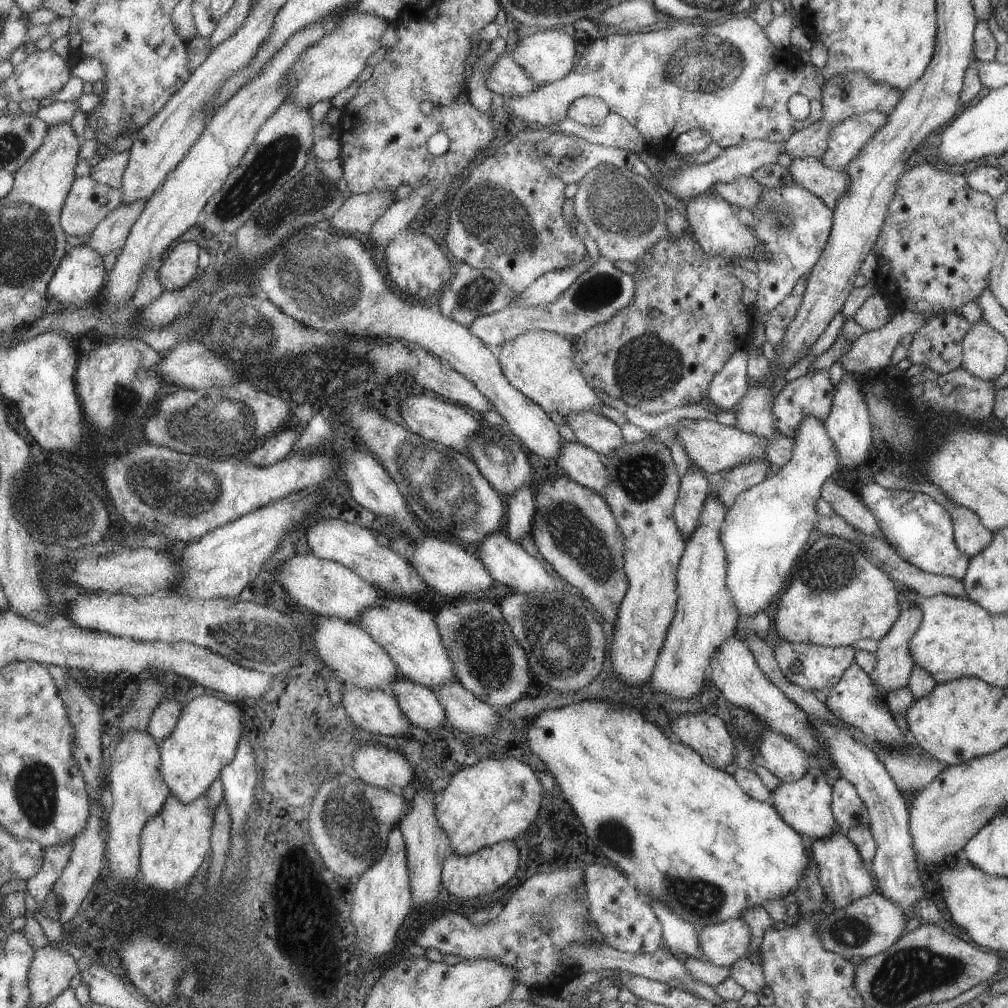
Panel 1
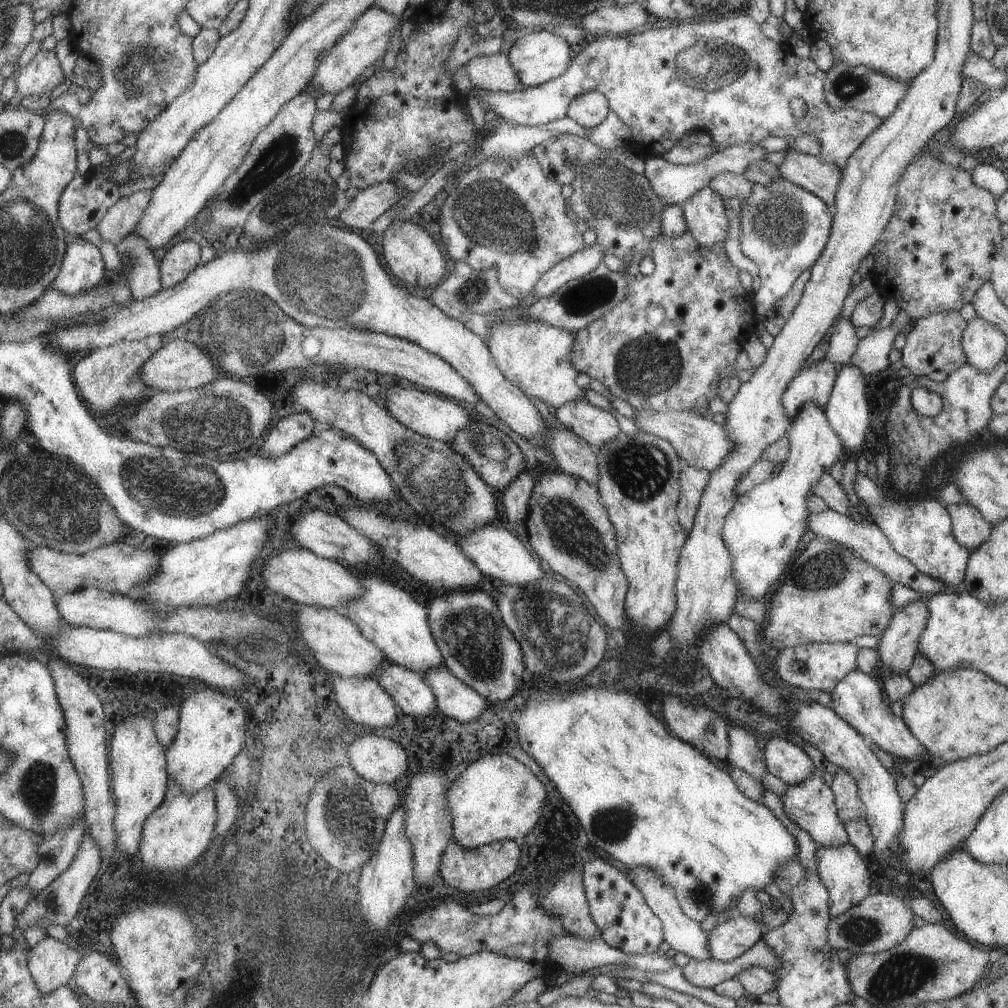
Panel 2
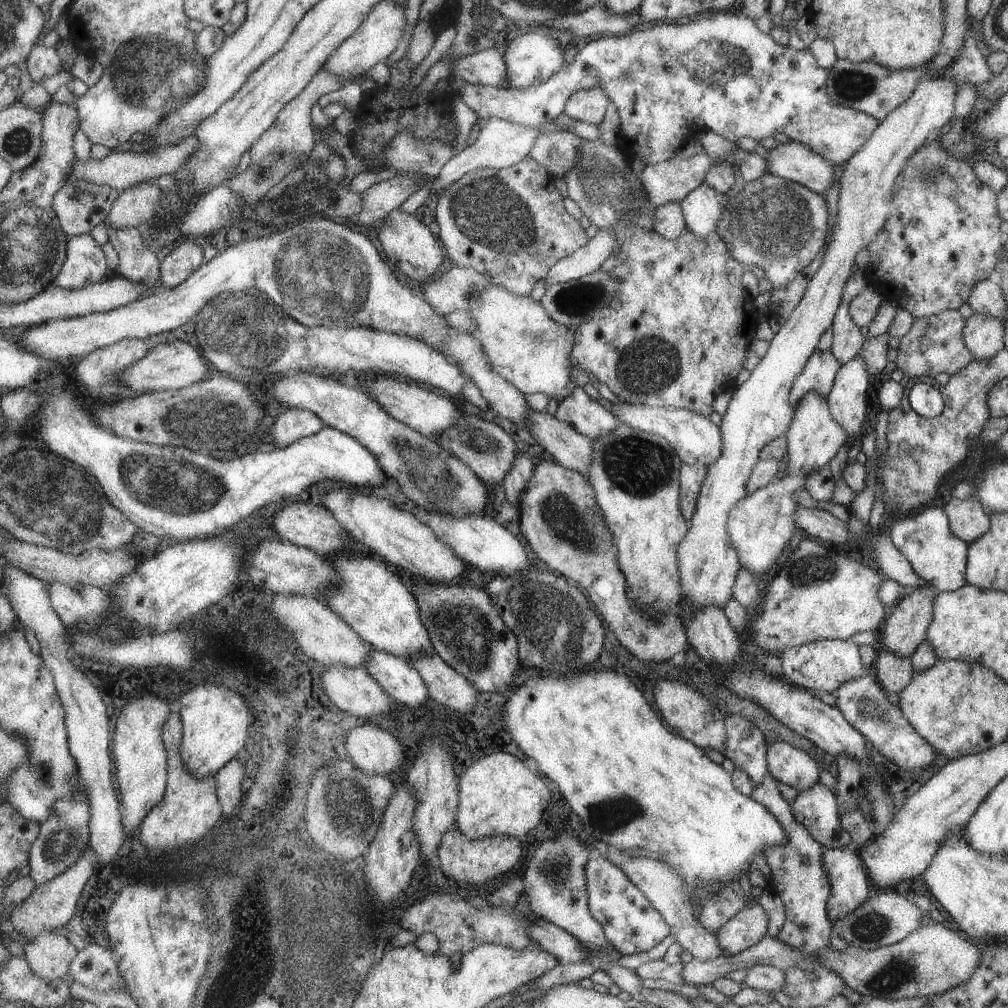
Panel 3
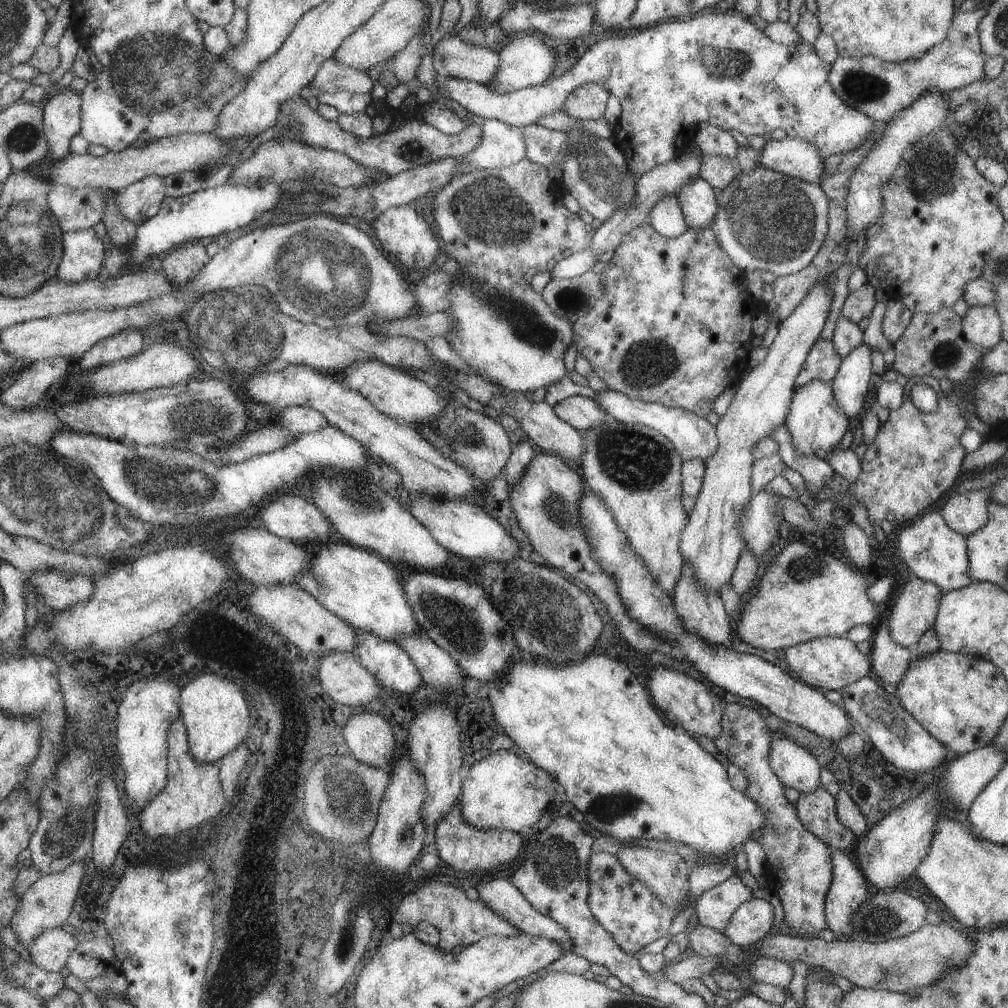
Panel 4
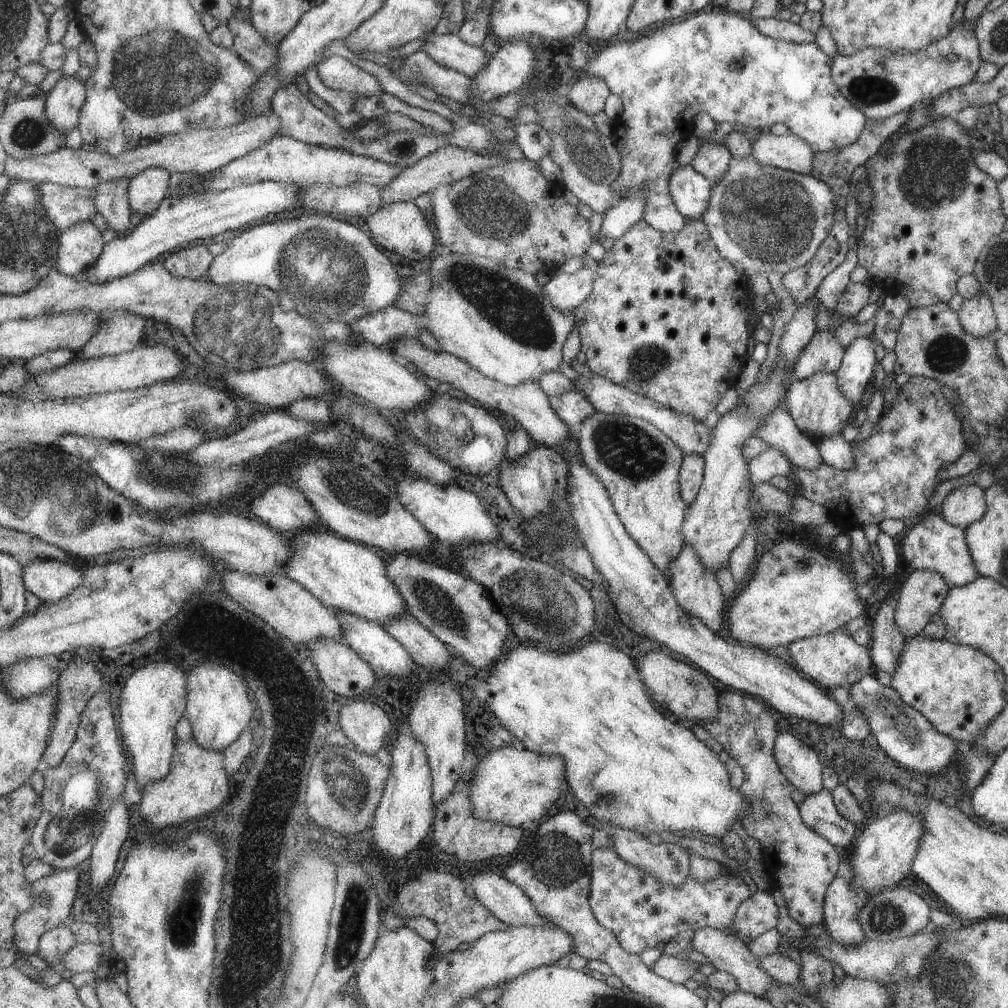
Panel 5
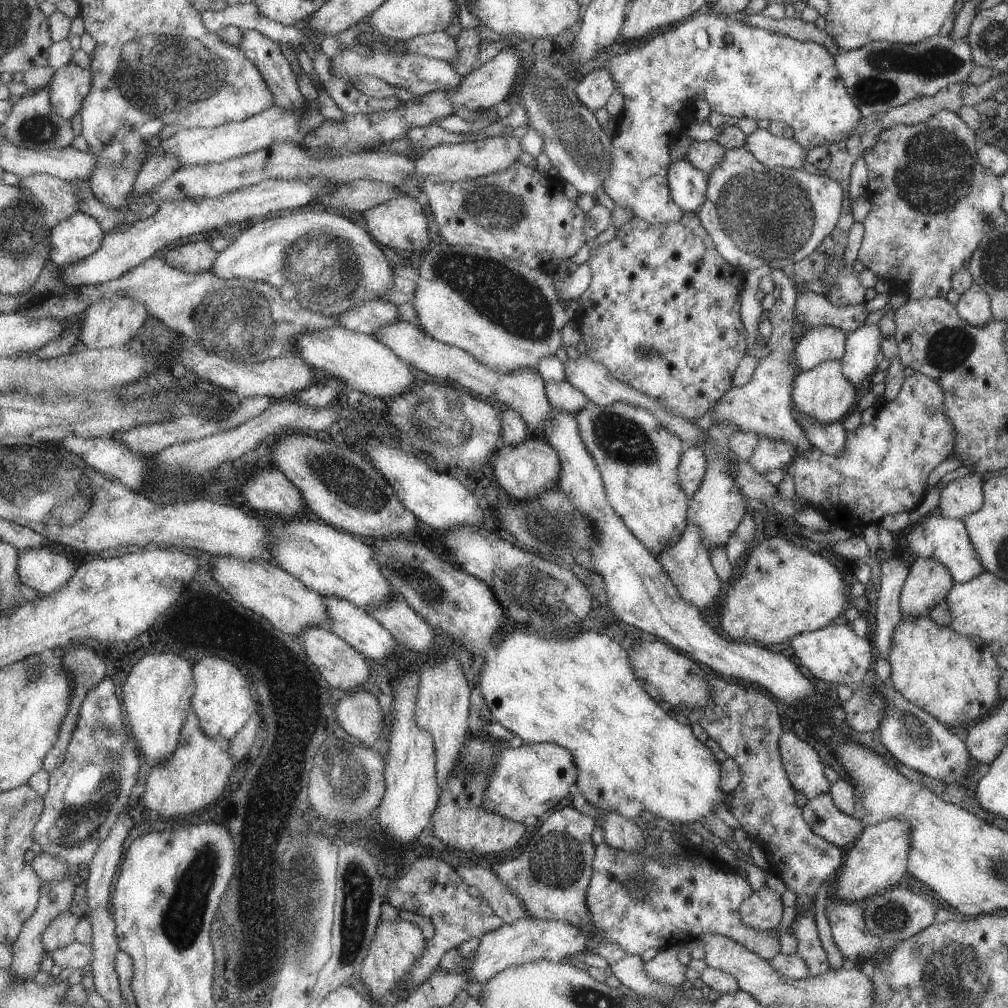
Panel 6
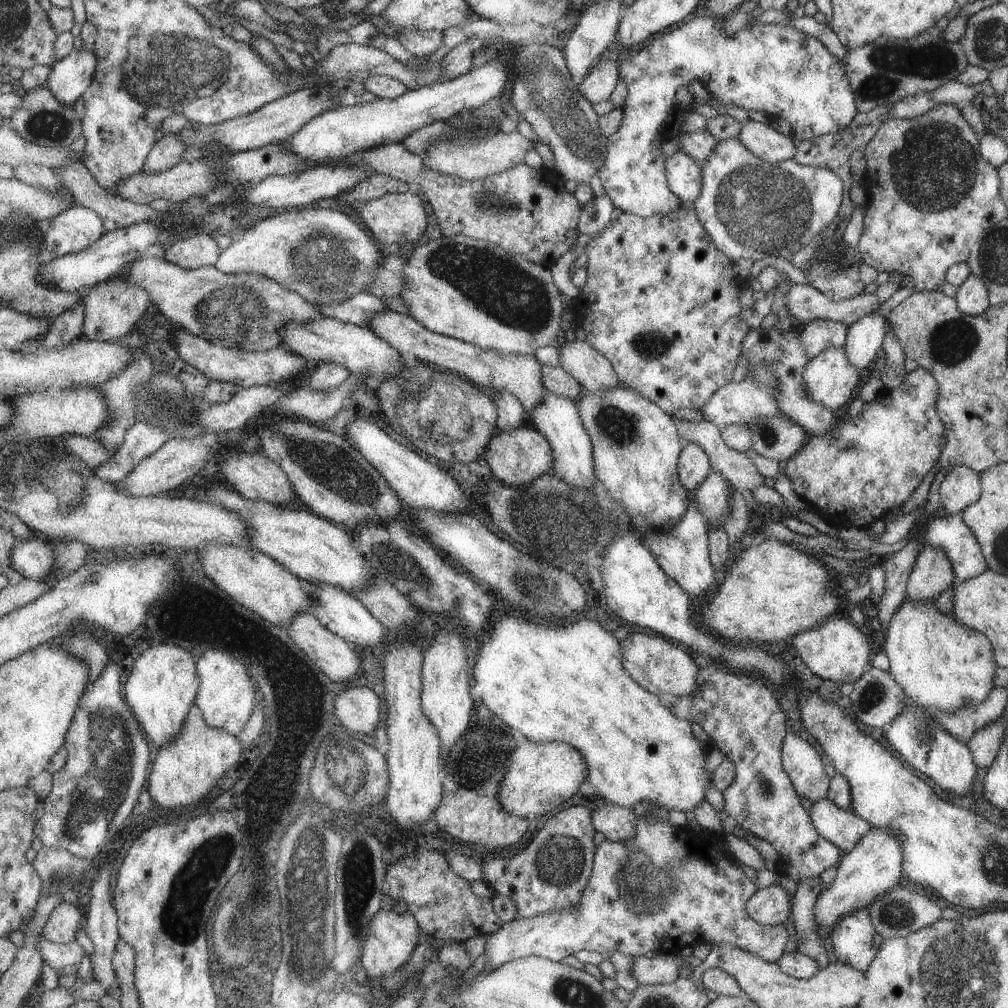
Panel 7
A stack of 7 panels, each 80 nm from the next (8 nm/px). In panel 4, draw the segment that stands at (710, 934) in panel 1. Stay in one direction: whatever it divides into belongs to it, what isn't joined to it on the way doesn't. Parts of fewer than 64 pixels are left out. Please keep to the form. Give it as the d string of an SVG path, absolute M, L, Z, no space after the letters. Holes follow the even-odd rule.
M751 897L738 906L723 934L736 945L745 948L758 942L771 928L771 922L773 922L771 904L764 899Z

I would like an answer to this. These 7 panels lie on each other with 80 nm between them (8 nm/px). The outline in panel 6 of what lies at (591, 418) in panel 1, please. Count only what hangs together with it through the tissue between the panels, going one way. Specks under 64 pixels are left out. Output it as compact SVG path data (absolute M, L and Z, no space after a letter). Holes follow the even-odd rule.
M565 379L562 381L545 381L546 396L551 407L570 413L578 413L586 406L588 398Z

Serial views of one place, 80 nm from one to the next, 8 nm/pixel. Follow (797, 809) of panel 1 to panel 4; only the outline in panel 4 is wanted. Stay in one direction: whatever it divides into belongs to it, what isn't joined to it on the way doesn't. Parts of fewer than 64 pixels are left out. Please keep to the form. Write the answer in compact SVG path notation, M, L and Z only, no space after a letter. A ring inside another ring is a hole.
M821 786L810 793L799 793L796 801L798 806L798 817L802 824L810 830L816 837L825 841L831 850L850 850L857 841L857 836L853 830L848 829L841 823L837 815L837 801Z

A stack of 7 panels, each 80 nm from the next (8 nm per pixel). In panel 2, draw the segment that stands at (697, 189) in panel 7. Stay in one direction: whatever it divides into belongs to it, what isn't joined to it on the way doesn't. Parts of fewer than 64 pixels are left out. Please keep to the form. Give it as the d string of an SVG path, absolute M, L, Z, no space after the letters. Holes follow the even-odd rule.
M703 187L681 204L686 230L705 248L723 243L727 234L726 203L718 192Z

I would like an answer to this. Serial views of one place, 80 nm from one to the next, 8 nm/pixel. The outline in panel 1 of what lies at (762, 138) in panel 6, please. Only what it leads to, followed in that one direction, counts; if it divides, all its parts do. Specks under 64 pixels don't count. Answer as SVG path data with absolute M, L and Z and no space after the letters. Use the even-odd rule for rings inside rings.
M811 157L793 159L787 170L791 182L814 193L832 210L841 195L845 195L850 180L845 172L827 167L820 159Z

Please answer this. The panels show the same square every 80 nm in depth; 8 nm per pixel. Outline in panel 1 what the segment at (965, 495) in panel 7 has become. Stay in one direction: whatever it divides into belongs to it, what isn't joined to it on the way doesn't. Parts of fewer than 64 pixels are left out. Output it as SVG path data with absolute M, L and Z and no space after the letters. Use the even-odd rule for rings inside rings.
M953 505L950 516L953 518L955 544L969 558L989 546L993 533L979 520L976 513L973 514L968 508Z

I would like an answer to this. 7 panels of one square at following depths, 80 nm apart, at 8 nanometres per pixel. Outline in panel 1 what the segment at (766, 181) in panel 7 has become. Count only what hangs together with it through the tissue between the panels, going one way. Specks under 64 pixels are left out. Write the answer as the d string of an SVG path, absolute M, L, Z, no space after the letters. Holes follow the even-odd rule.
M797 183L782 187L762 187L761 196L752 212L746 208L736 210L739 224L753 230L762 245L765 257L756 260L758 289L753 305L755 312L764 315L791 292L801 275L807 275L825 250L830 228L833 226L833 210L814 193Z

